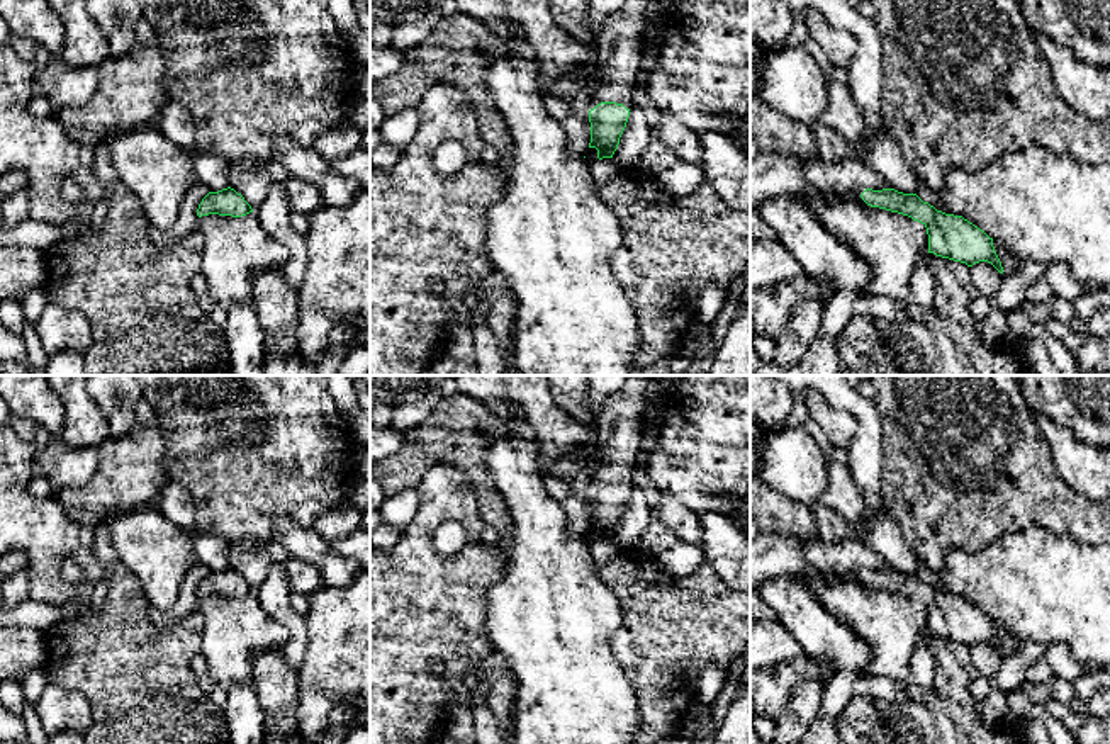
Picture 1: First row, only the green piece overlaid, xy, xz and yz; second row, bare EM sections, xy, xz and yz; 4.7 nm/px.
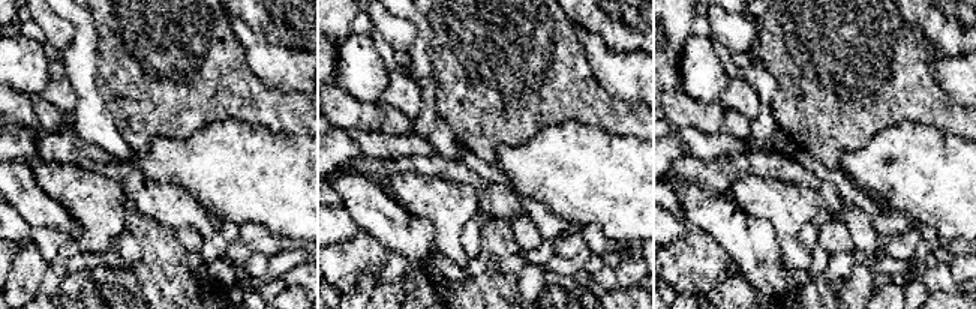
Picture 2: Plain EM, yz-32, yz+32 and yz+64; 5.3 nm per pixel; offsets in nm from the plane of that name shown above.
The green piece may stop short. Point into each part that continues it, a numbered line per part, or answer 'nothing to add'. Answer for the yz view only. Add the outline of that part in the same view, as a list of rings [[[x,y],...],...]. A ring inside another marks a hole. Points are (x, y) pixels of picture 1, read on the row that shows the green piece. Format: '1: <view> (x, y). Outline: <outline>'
nothing to add

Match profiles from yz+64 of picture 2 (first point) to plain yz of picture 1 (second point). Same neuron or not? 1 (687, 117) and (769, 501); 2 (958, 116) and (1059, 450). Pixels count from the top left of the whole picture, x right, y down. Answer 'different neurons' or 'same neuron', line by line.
1: same neuron
2: different neurons

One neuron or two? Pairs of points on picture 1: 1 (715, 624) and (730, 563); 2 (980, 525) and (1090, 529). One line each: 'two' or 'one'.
1: two
2: one

